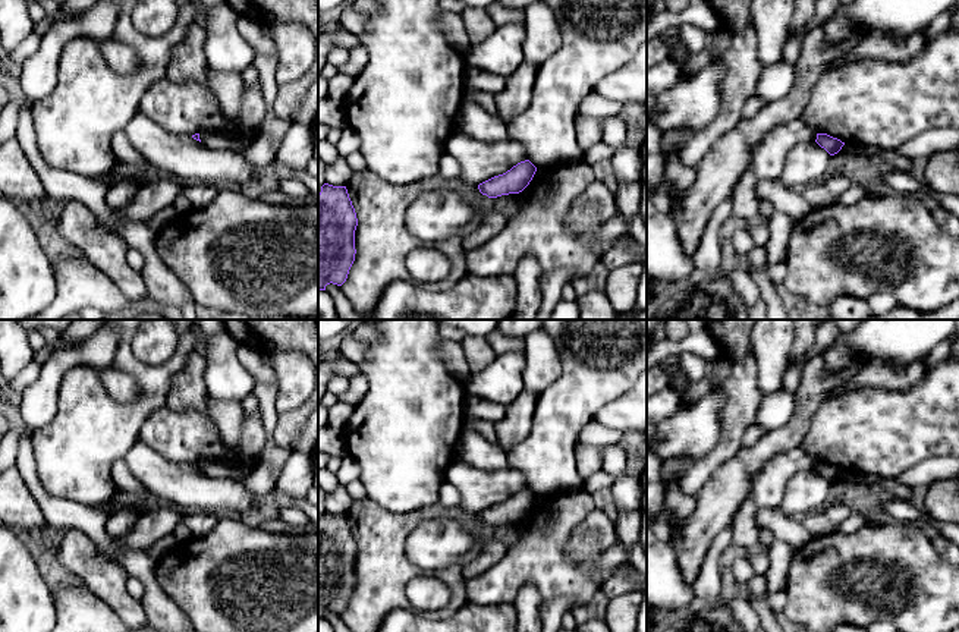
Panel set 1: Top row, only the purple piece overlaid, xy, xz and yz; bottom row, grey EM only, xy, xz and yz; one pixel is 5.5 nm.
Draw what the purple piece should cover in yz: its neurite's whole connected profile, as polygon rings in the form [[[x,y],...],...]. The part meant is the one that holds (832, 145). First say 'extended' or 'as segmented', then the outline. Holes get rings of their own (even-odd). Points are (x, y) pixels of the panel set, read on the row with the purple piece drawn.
as segmented; [[[817,133],[815,142],[821,148],[824,148],[830,155],[837,154],[842,150],[842,147],[845,145],[845,142],[842,142],[840,139],[833,138],[827,133]]]

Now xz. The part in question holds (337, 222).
as segmented; [[[324,183],[318,194],[318,290],[346,282],[356,254],[356,226],[346,186]]]

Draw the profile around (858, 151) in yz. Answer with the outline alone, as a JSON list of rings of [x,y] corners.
[[[845,144],[839,153],[848,155],[849,158],[864,161],[878,157],[880,150],[881,148],[878,147],[871,147],[864,144]]]

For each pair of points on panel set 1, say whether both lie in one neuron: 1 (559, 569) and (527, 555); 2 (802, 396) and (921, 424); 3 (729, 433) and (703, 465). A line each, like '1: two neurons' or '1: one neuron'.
1: one neuron
2: two neurons
3: one neuron

